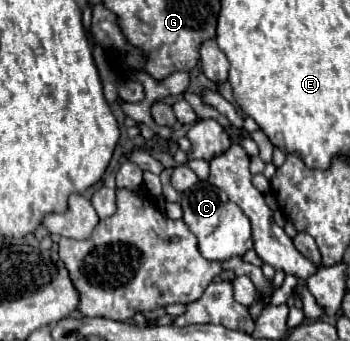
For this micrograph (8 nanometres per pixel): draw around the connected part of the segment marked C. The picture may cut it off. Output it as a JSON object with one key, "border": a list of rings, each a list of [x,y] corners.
{"border":[[[197,181],[191,189],[181,193],[179,203],[183,207],[183,221],[197,237],[197,241],[199,241],[197,249],[205,259],[227,261],[231,257],[243,255],[245,251],[253,249],[251,223],[249,223],[247,215],[235,203],[231,203],[227,199],[225,191],[221,191],[219,187],[215,187],[207,181]]]}

